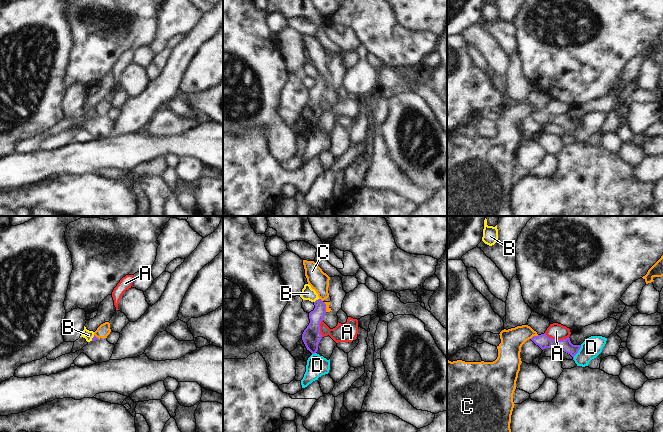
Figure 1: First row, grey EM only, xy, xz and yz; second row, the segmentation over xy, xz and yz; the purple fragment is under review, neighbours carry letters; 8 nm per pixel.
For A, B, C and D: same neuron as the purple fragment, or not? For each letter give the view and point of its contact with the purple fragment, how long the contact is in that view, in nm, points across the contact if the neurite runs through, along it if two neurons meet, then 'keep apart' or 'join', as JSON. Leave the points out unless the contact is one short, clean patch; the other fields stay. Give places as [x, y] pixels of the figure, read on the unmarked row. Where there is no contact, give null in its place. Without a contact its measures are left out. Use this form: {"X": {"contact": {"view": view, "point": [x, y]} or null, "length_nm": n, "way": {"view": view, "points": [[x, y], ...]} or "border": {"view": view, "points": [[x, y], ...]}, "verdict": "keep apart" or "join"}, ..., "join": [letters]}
{"A": {"contact": {"view": "yz", "point": [556, 116]}, "length_nm": 200, "border": {"view": "yz", "points": [[544, 109], [555, 115], [565, 115], [568, 113]]}, "verdict": "keep apart"}, "B": {"contact": {"view": "xz", "point": [316, 76]}, "length_nm": 50, "way": {"view": "xz", "points": [[316, 92], [316, 76], [308, 69]]}, "verdict": "join"}, "C": {"contact": {"view": "yz", "point": [534, 112]}, "length_nm": 80, "border": {"view": "yz", "points": [[538, 111], [533, 111], [530, 114]]}, "verdict": "keep apart"}, "D": {"contact": {"view": "yz", "point": [577, 128]}, "length_nm": 140, "border": {"view": "yz", "points": [[581, 121], [573, 135]]}, "verdict": "keep apart"}, "join": ["B"]}

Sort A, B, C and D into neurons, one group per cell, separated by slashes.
A / B / C / D

